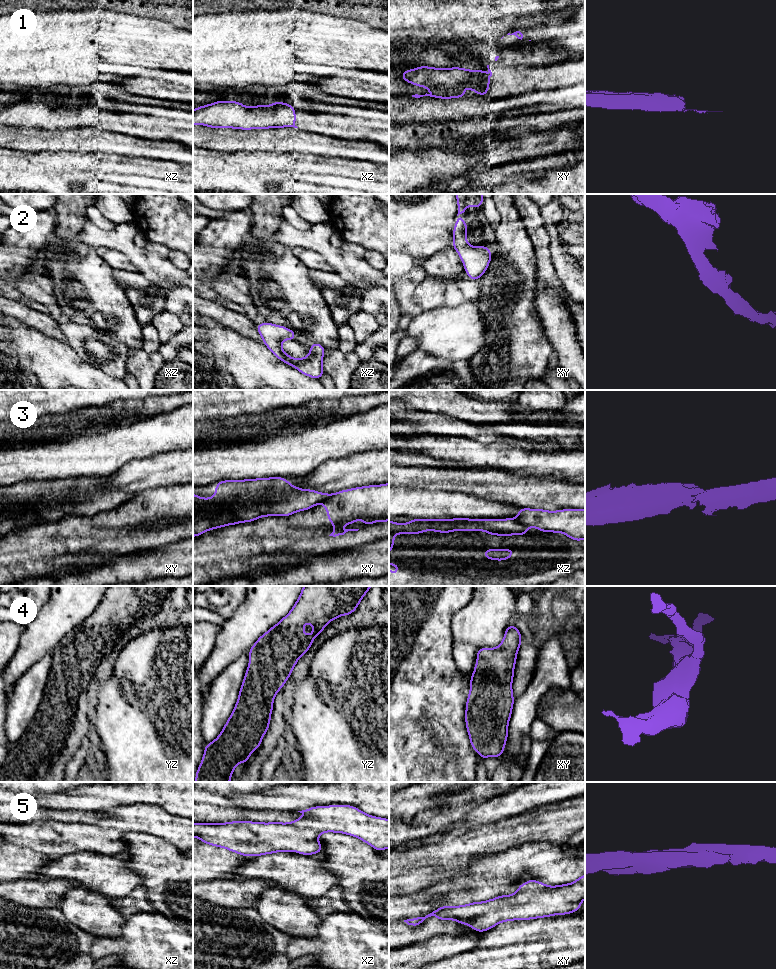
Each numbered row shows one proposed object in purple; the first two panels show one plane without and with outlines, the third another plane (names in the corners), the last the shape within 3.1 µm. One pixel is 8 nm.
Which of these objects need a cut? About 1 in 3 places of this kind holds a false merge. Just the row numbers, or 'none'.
1, 3

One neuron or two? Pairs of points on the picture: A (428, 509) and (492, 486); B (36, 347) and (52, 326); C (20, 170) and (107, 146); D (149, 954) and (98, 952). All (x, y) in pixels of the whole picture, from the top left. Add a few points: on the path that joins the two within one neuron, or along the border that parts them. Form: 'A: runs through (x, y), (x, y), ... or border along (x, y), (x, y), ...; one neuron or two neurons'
A: border along (445, 490), (465, 492), (491, 500); two neurons
B: border along (24, 323), (66, 343); two neurons
C: border along (60, 152), (85, 152), (100, 155); two neurons
D: runs through (136, 948), (111, 948); one neuron

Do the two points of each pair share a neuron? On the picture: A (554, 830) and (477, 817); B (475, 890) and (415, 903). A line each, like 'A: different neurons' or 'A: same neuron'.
A: different neurons
B: same neuron

